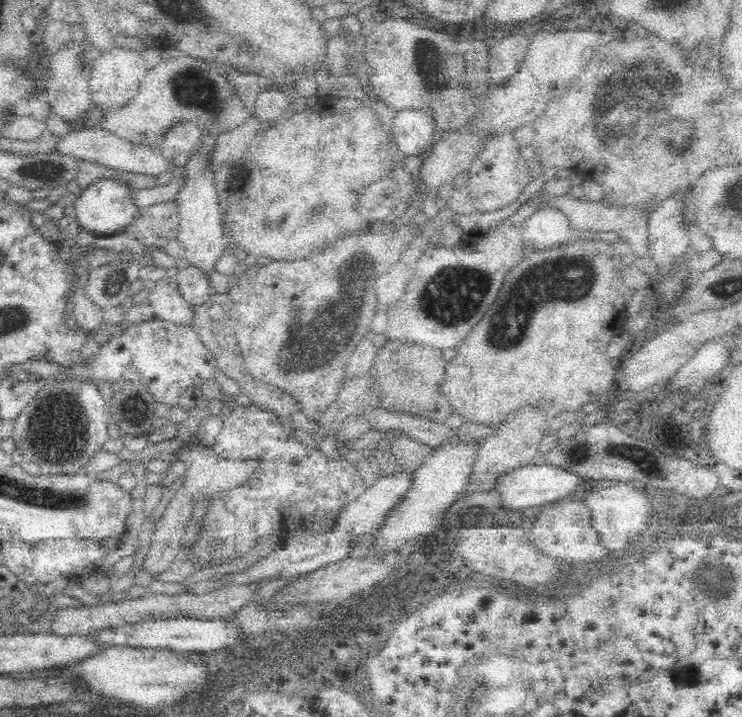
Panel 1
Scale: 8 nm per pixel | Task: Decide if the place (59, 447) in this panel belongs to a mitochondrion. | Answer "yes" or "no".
yes

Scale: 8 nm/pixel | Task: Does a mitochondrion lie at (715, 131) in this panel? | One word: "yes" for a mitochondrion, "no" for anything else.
no

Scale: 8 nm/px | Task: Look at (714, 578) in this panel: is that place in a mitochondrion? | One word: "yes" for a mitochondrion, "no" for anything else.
yes

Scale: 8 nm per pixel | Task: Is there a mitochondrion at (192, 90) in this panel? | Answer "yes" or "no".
yes

